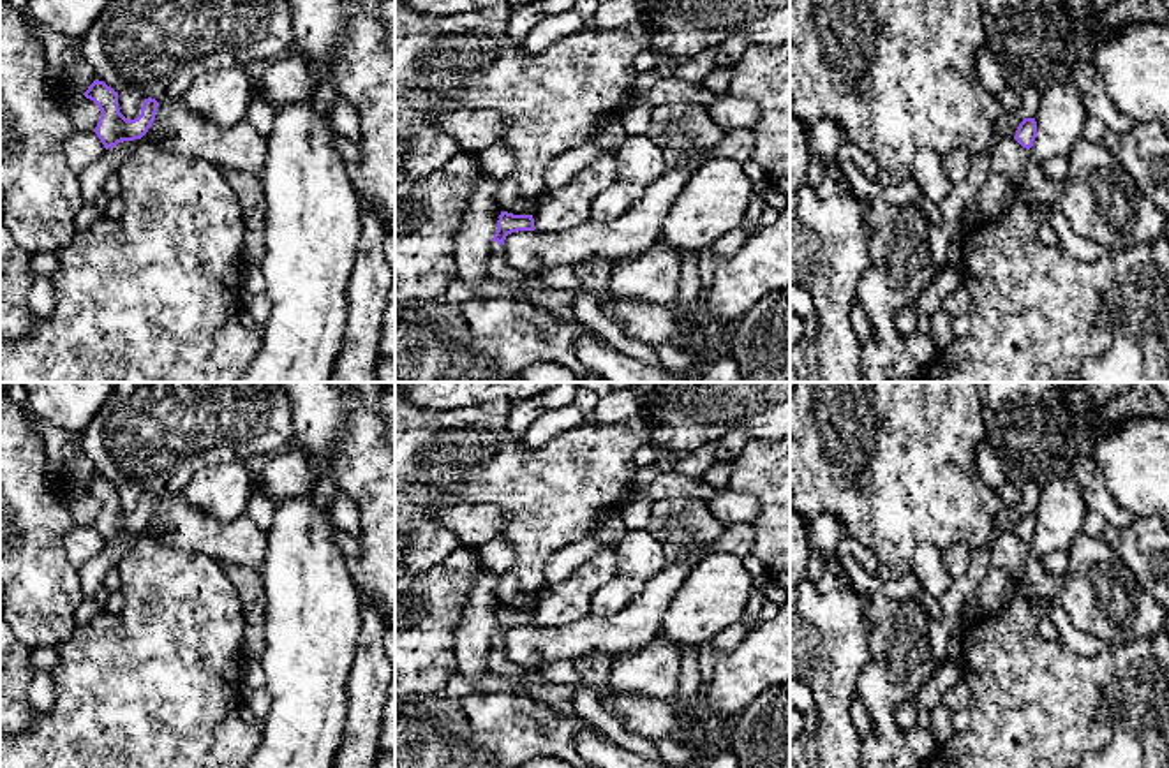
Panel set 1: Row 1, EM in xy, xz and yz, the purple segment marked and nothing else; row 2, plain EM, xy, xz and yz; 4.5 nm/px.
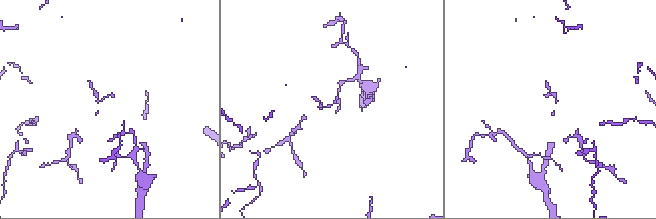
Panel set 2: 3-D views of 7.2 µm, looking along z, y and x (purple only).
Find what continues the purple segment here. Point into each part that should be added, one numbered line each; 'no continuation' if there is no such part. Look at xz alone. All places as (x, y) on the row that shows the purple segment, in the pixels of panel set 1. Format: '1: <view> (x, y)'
1: xz (649, 323)

